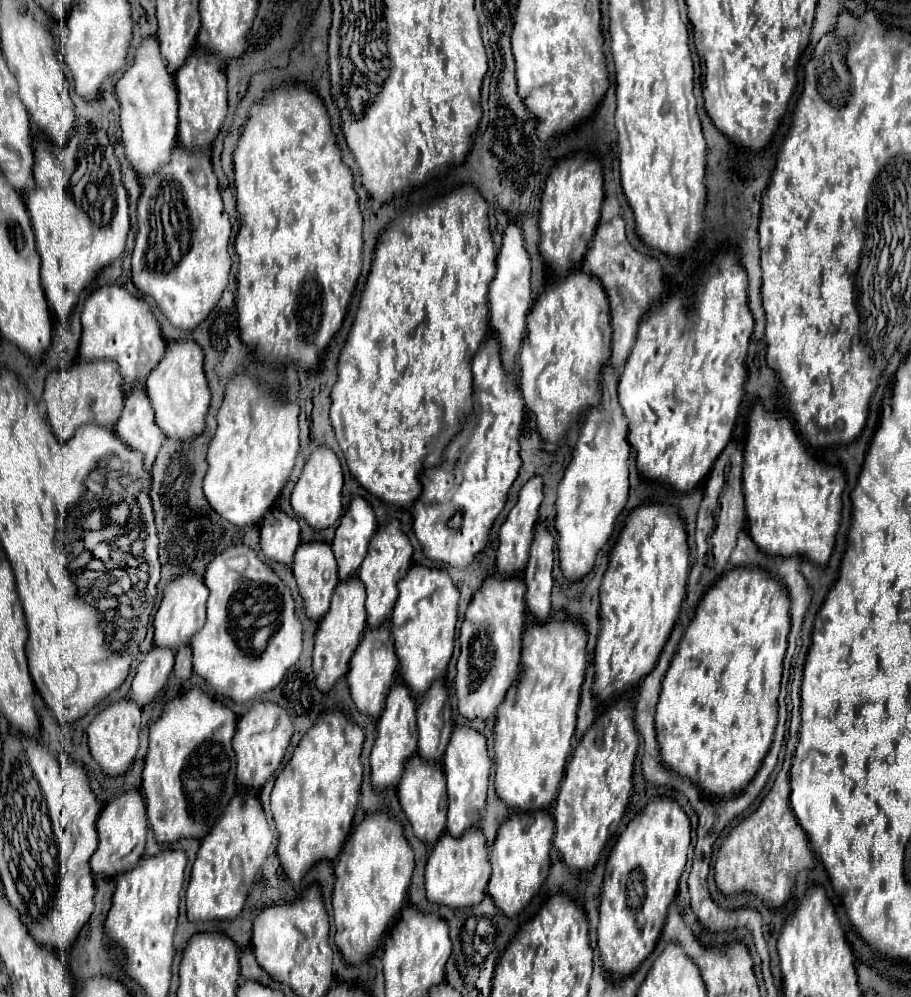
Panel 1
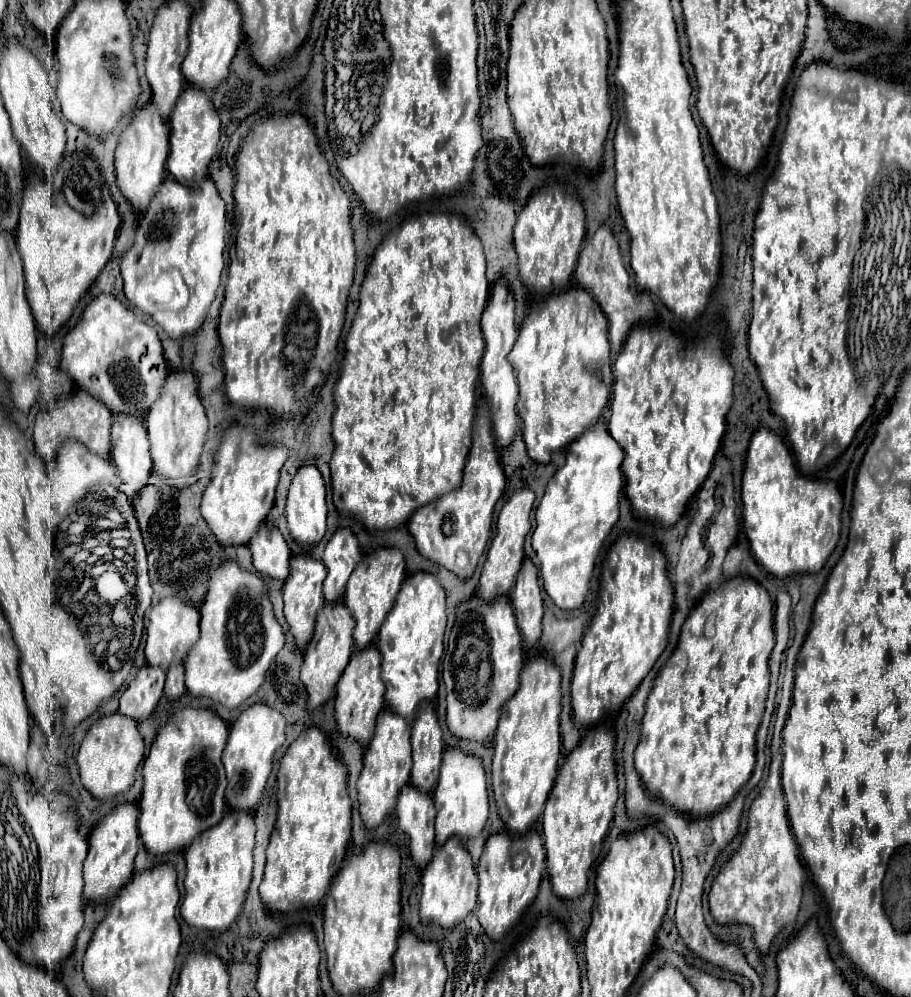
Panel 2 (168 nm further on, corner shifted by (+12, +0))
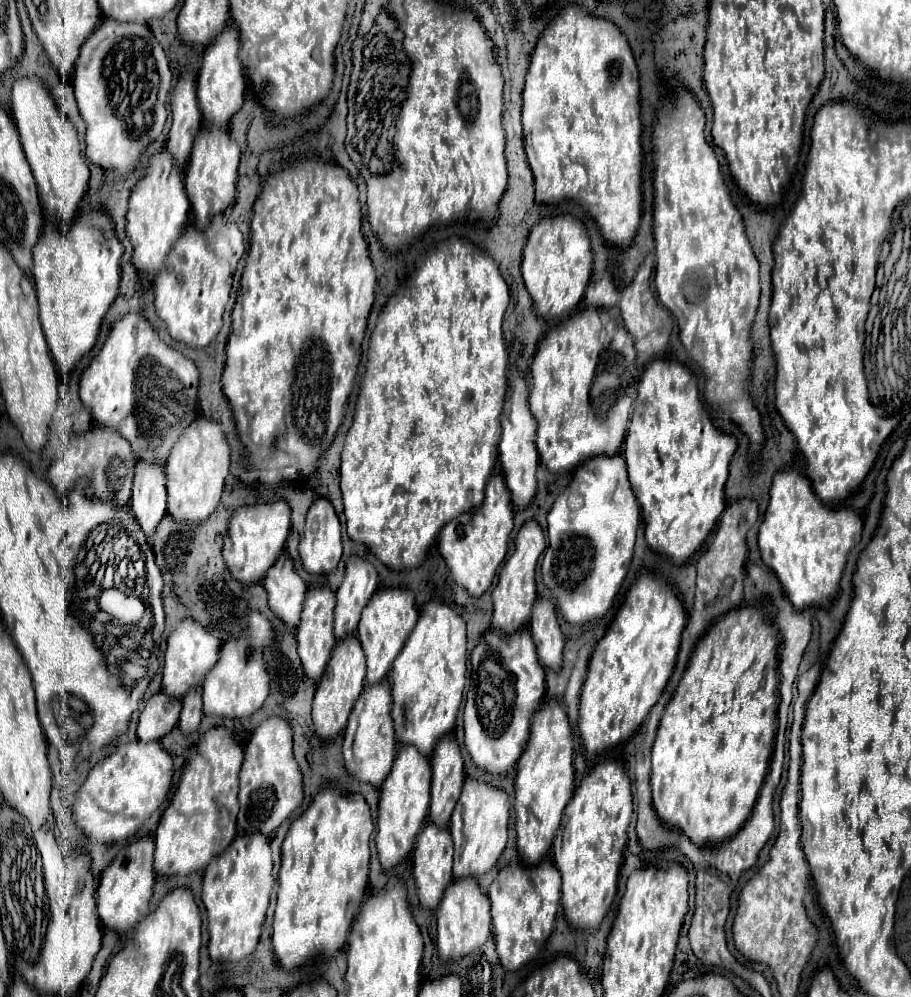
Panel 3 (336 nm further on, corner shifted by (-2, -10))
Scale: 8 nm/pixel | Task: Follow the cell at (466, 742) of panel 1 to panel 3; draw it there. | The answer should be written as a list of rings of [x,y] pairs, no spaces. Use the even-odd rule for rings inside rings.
[[[466,777],[460,801],[450,819],[450,833],[454,839],[454,879],[482,877],[500,859],[508,839],[510,797],[506,791]]]

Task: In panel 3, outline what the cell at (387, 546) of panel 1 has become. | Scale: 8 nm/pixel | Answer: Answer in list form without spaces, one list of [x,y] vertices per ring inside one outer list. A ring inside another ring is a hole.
[[[380,589],[368,601],[368,607],[362,611],[362,619],[358,625],[358,639],[366,653],[366,683],[380,683],[388,671],[392,669],[392,661],[402,651],[408,635],[412,633],[418,621],[418,611],[414,605],[414,593],[410,589]]]

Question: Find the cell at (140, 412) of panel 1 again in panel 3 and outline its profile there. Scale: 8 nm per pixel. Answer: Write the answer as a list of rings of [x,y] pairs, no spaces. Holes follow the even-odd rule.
[[[136,463],[130,511],[146,539],[152,539],[160,519],[166,515],[166,475],[160,465]]]

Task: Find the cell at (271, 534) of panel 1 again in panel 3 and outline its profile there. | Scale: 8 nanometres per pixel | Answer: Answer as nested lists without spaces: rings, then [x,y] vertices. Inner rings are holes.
[[[282,553],[264,577],[264,589],[268,593],[268,607],[288,627],[296,629],[300,623],[306,585],[294,571],[294,563],[288,553]]]

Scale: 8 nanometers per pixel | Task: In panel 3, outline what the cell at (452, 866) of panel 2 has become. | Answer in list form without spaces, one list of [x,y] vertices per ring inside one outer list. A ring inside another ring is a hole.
[[[474,877],[454,879],[444,893],[436,915],[438,915],[438,953],[444,963],[462,959],[478,951],[492,937],[490,901],[480,891],[478,881]]]

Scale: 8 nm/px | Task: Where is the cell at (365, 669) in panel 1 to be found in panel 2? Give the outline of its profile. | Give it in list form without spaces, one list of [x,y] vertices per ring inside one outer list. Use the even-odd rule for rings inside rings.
[[[370,645],[370,649],[362,649],[362,653],[354,653],[350,657],[350,663],[346,665],[342,677],[336,683],[336,723],[338,729],[360,741],[362,745],[368,745],[368,741],[374,735],[374,721],[378,717],[378,713],[384,707],[384,685],[380,679],[380,663],[382,657],[376,649],[376,645]]]

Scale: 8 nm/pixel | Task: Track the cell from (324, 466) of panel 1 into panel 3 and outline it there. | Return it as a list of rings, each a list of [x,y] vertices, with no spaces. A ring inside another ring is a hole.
[[[316,499],[312,503],[298,555],[304,571],[310,575],[328,575],[336,571],[342,557],[340,521],[328,499]]]

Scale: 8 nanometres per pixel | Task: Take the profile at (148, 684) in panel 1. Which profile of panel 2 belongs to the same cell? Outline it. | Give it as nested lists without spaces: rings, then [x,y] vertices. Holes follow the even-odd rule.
[[[148,663],[136,669],[134,679],[128,683],[126,691],[120,697],[118,713],[136,721],[146,719],[156,709],[162,697],[164,677],[166,671],[162,671],[160,667],[152,667]]]

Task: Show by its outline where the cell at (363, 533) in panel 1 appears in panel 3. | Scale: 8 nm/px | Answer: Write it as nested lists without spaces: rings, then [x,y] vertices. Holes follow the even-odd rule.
[[[352,557],[346,563],[346,575],[336,591],[334,635],[336,639],[352,637],[356,633],[362,609],[378,589],[378,573],[372,563]]]

